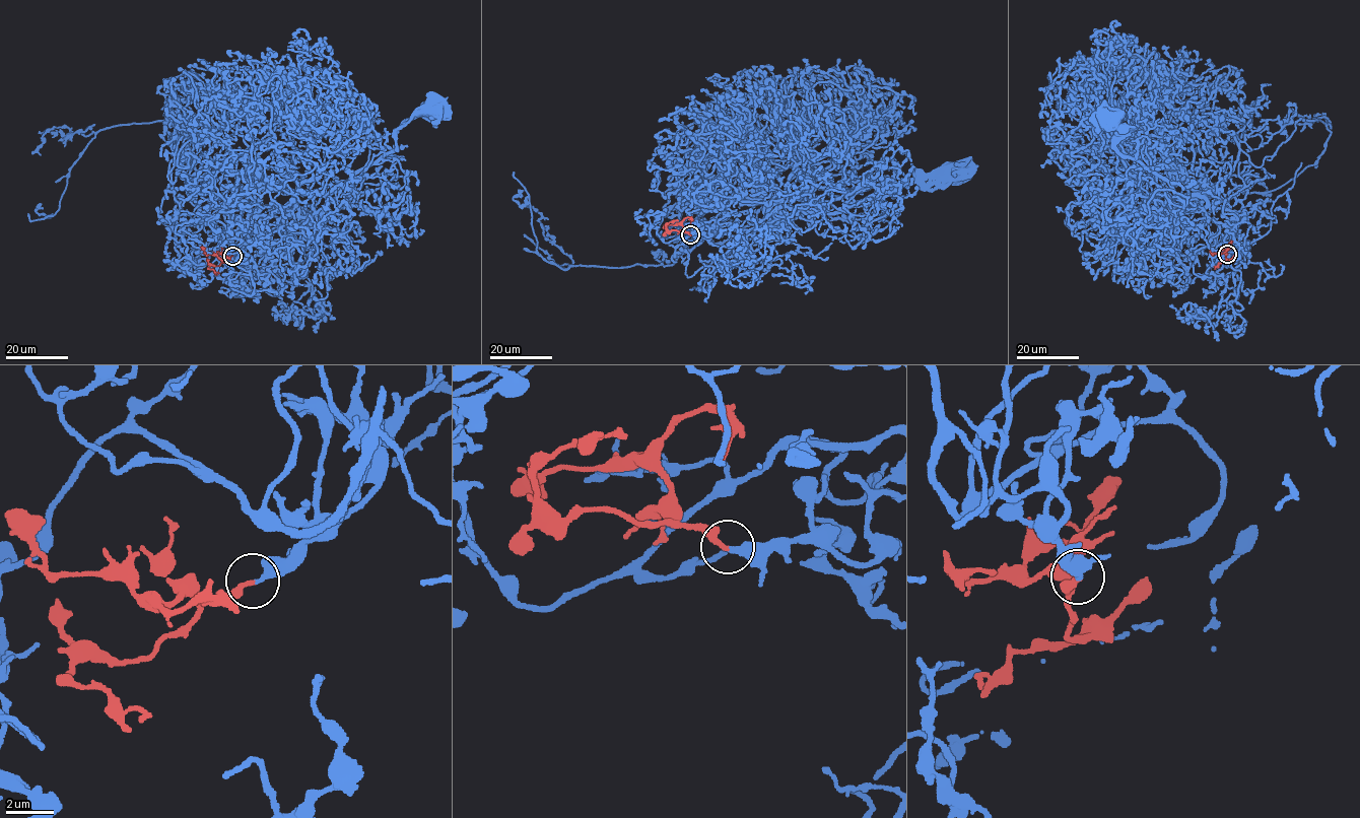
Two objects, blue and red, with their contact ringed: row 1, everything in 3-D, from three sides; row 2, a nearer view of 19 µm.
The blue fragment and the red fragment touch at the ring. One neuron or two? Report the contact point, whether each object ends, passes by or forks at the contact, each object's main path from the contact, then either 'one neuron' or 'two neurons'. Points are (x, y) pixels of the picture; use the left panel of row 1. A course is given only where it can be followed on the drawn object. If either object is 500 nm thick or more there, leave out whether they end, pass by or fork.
place (232, 256); blue ends; red ends; course blue (232, 256), (249, 243), (236, 229), (241, 249), (252, 225), (247, 190), (336, 192), (433, 107); course red (232, 256), (208, 268), (219, 273); one neuron

